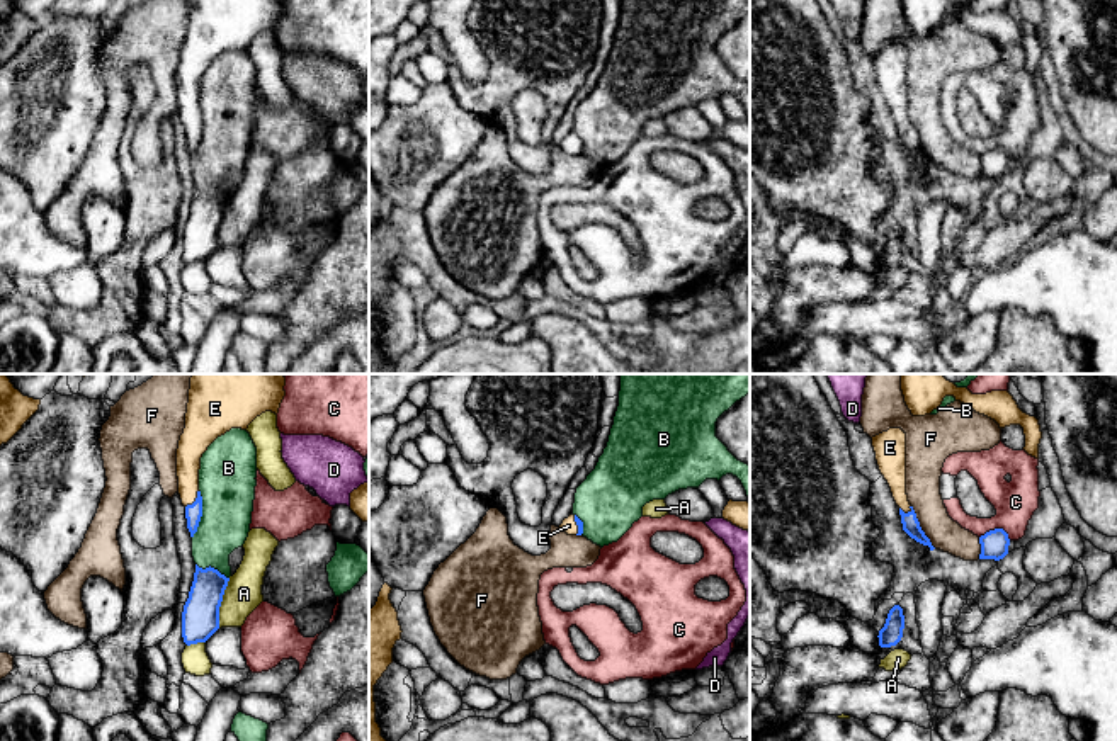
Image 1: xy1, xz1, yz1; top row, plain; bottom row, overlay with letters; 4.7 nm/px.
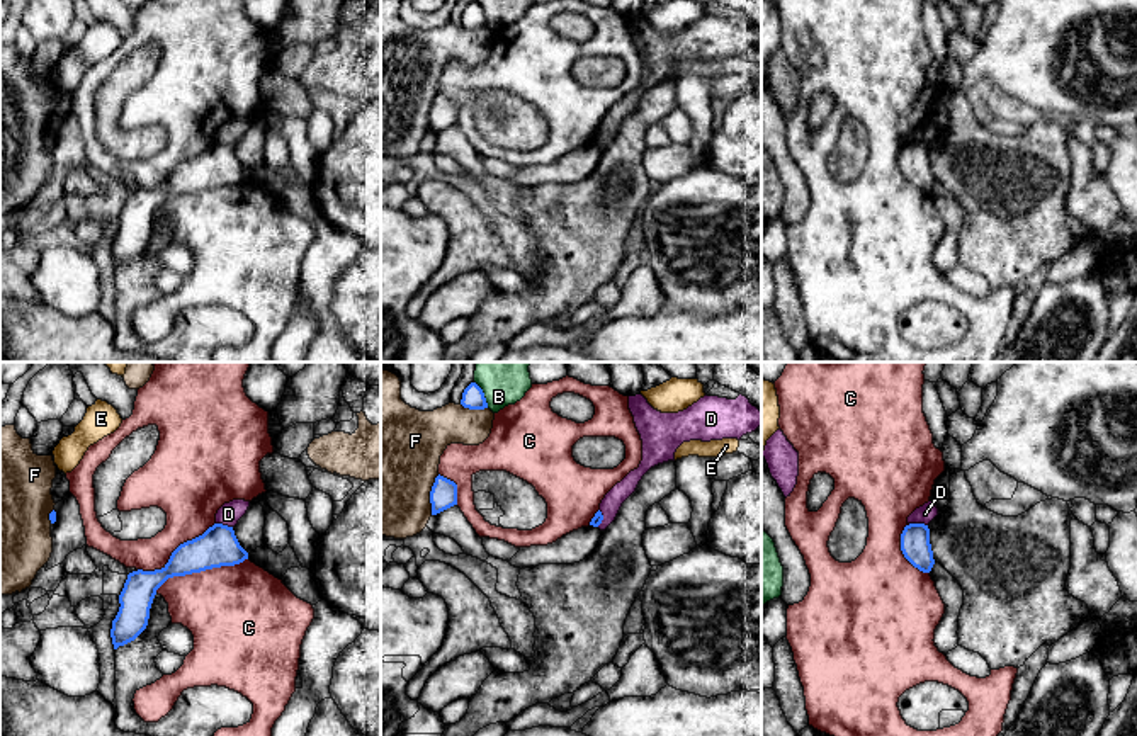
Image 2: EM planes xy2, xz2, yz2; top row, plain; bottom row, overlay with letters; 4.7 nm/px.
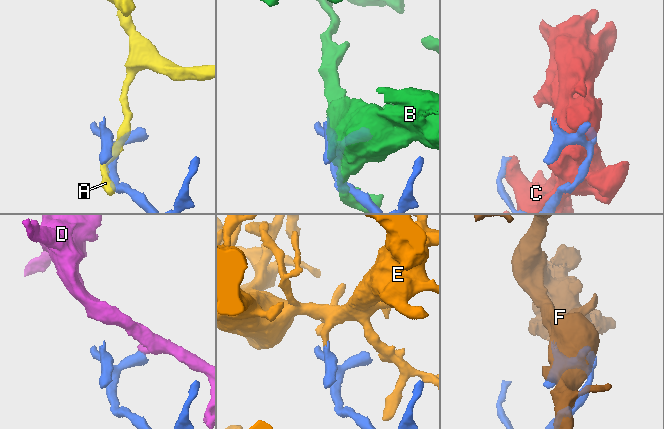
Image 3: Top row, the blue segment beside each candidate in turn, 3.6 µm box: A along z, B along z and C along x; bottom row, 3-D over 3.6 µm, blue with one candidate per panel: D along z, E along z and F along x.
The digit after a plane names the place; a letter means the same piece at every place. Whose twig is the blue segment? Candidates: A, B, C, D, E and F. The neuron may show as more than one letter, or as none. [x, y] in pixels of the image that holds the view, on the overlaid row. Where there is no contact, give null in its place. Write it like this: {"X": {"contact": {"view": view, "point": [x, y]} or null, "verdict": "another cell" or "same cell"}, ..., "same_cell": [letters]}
{"A": {"contact": {"view": "xy1", "point": [220, 604]}, "verdict": "another cell"}, "B": {"contact": {"view": "xy1", "point": [201, 514]}, "verdict": "another cell"}, "C": {"contact": {"view": "xy2", "point": [201, 570]}, "verdict": "another cell"}, "D": {"contact": {"view": "yz2", "point": [918, 524]}, "verdict": "another cell"}, "E": {"contact": {"view": "xy1", "point": [196, 500]}, "verdict": "same cell"}, "F": {"contact": {"view": "yz1", "point": [920, 527]}, "verdict": "another cell"}, "same_cell": ["E"]}

